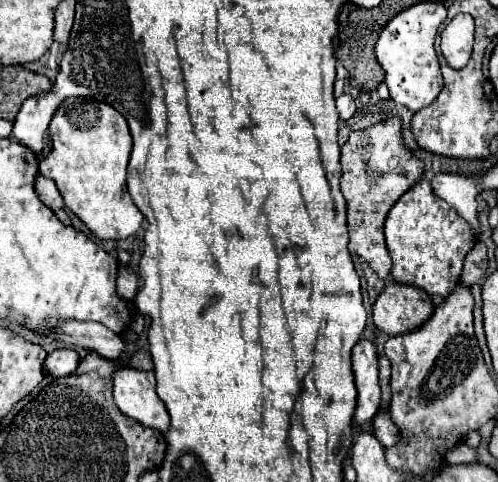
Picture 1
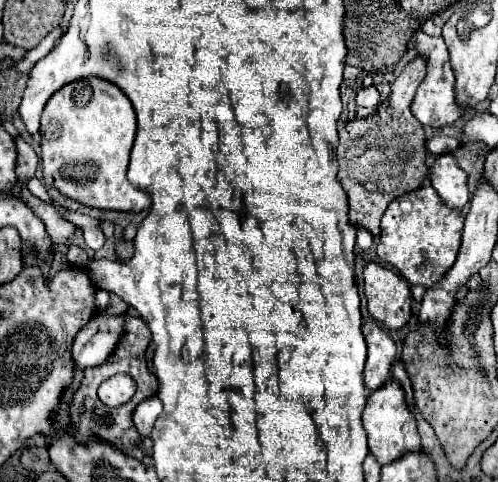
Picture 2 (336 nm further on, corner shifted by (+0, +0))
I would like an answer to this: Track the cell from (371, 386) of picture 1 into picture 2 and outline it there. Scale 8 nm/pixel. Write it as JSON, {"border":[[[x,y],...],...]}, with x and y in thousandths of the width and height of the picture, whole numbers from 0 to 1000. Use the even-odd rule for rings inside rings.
{"border":[[[753,668],[729,672],[729,697],[733,697],[737,722],[741,722],[729,788],[733,788],[737,813],[753,813],[781,784],[785,755],[789,755],[789,743],[793,743],[793,710]]]}

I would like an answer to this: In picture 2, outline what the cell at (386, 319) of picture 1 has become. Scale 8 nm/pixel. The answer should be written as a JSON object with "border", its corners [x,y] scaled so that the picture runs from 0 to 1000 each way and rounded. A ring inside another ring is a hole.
{"border":[[[753,544],[733,552],[733,614],[741,651],[781,685],[801,685],[825,664],[825,593],[821,585]]]}

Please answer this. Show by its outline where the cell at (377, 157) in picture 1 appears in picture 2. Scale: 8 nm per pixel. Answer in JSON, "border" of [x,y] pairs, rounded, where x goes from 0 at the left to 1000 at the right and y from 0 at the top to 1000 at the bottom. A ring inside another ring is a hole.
{"border":[[[825,124],[785,178],[781,203],[757,220],[749,241],[705,249],[681,270],[677,373],[701,411],[701,461],[713,473],[741,477],[749,494],[761,494],[761,456],[777,423],[809,398],[837,394],[857,369],[849,261],[825,232],[825,207],[849,162],[853,124]]]}

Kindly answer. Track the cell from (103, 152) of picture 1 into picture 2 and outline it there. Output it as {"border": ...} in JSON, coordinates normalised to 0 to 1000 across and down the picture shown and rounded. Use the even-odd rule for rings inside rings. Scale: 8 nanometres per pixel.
{"border":[[[171,162],[127,178],[102,199],[82,241],[86,378],[175,432],[287,440],[303,427],[303,411],[255,373],[255,340],[271,290],[271,266],[271,228],[259,203],[231,174],[199,162]],[[155,344],[191,349],[187,369],[151,373],[127,365],[135,349]]]}

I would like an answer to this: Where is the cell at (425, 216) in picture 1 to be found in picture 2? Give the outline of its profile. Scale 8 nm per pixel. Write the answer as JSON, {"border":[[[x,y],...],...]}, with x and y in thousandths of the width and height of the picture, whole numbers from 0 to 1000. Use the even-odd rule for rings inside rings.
{"border":[[[845,386],[793,411],[777,427],[765,452],[757,527],[765,539],[789,548],[821,589],[845,589],[861,598],[882,585],[890,568],[914,548],[926,506],[930,456],[930,440],[902,432],[886,407],[878,407],[869,386]]]}

